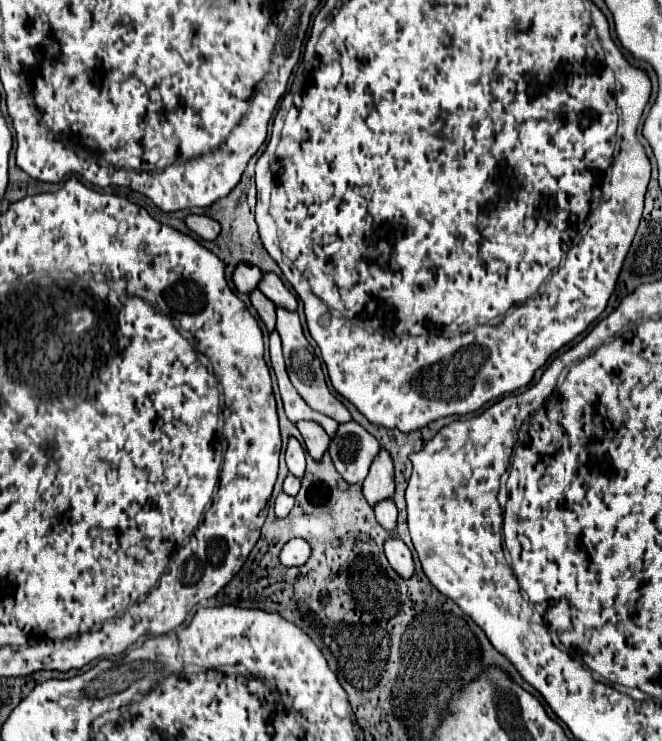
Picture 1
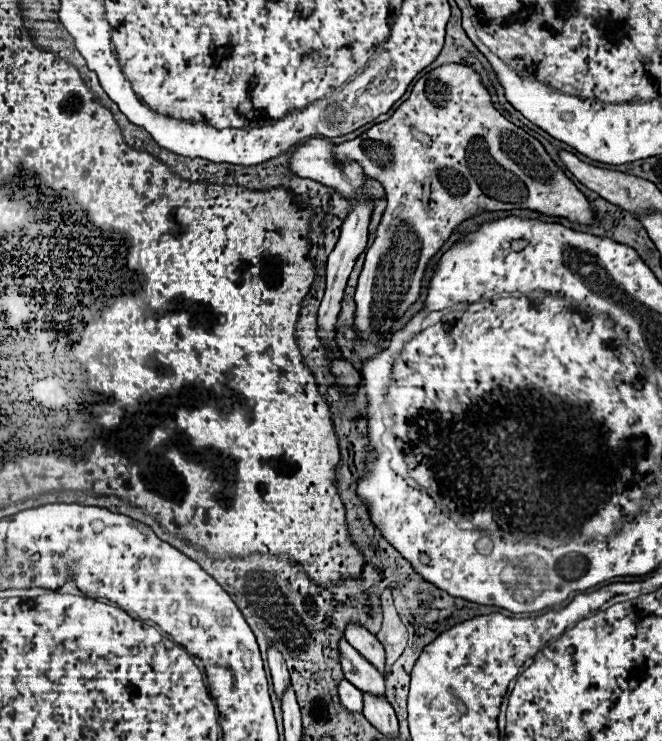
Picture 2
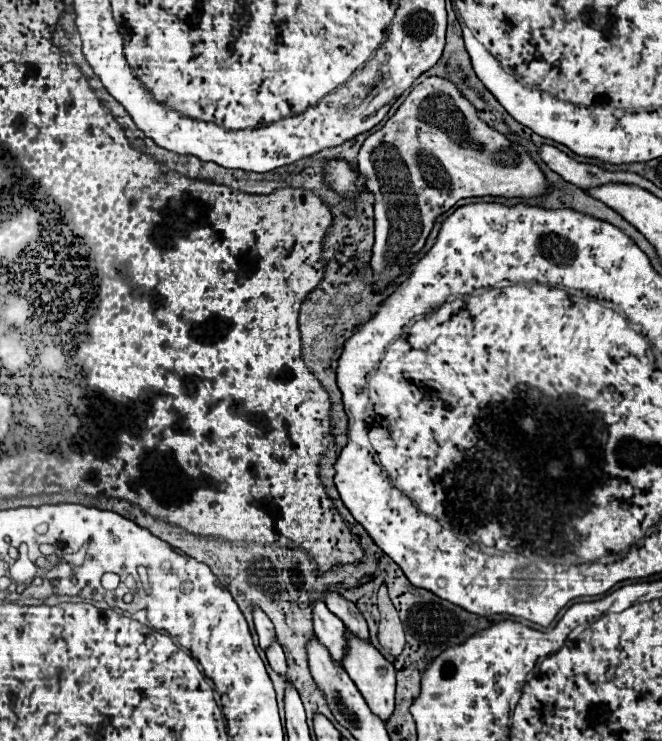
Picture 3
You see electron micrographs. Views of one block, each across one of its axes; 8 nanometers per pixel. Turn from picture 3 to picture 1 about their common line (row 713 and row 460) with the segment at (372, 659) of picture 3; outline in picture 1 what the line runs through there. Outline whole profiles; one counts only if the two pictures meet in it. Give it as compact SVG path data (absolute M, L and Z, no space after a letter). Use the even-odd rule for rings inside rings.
M380 448L370 466L368 478L364 480L364 496L370 506L374 506L374 502L394 496L394 466L390 452L384 448Z

